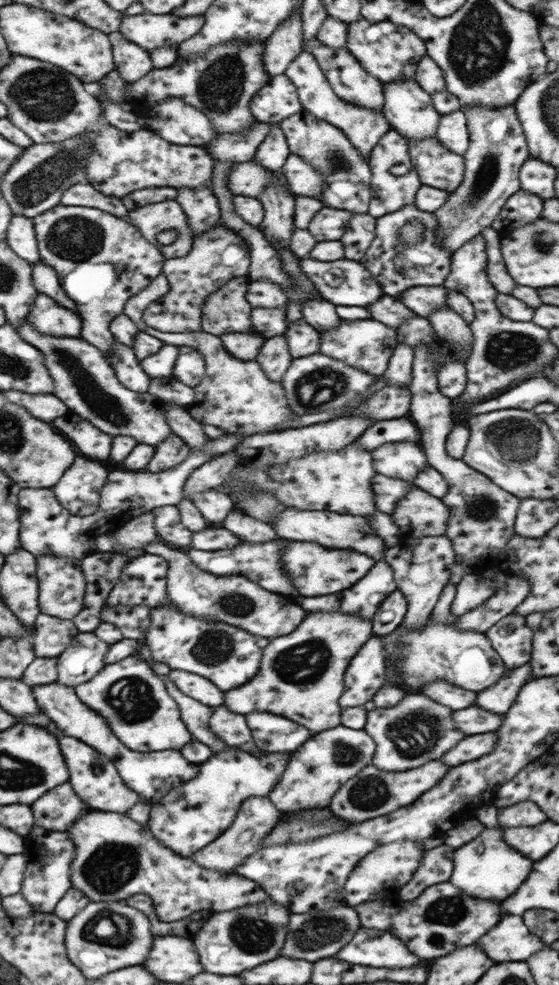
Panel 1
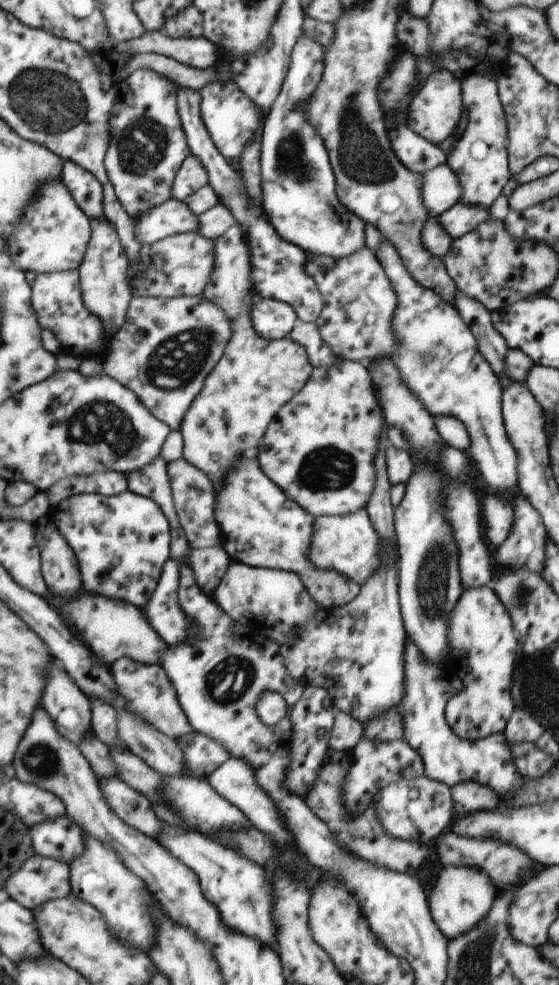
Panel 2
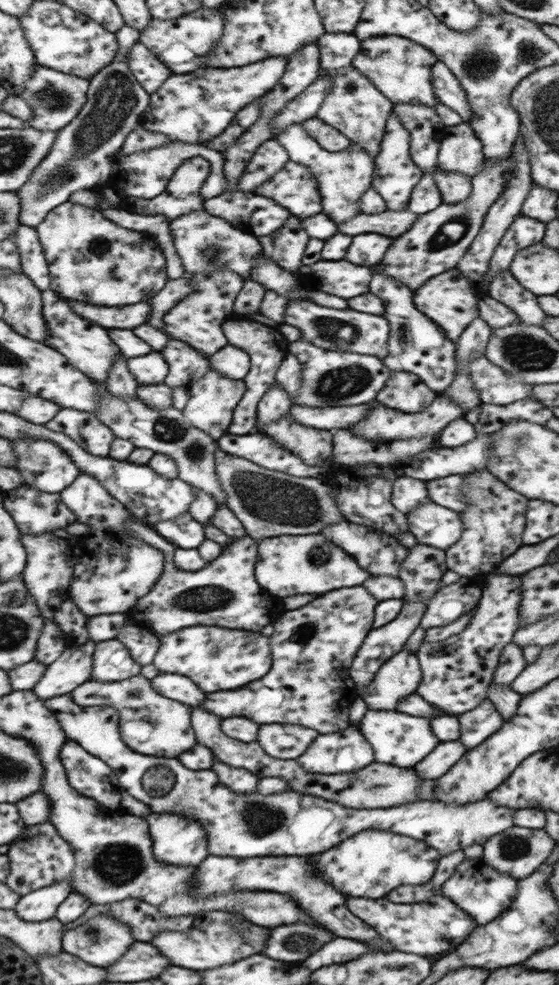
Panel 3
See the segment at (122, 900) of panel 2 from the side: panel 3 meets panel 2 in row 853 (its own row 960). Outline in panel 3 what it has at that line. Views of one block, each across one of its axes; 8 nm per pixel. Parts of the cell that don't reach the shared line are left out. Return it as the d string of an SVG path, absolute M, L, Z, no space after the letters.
M96 916L82 926L65 930L62 948L92 966L108 968L134 942L128 926L108 916Z

